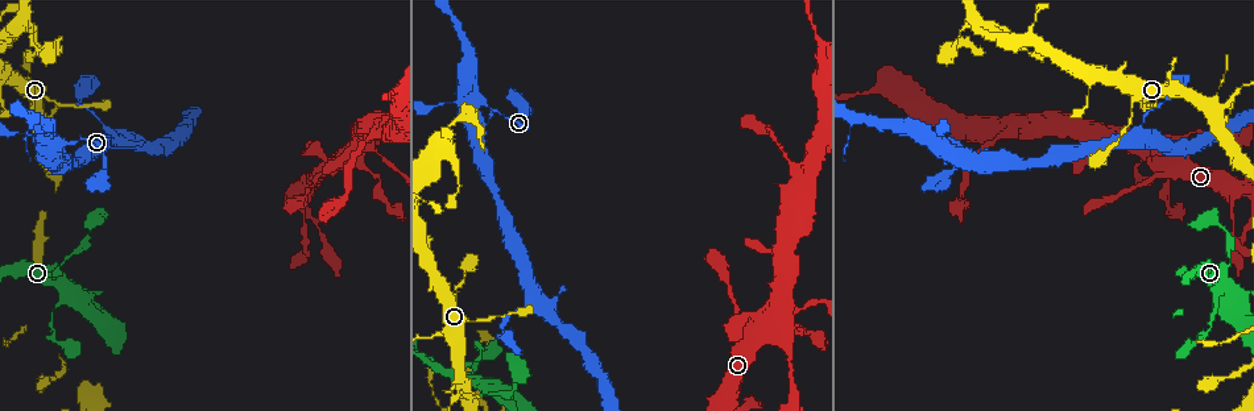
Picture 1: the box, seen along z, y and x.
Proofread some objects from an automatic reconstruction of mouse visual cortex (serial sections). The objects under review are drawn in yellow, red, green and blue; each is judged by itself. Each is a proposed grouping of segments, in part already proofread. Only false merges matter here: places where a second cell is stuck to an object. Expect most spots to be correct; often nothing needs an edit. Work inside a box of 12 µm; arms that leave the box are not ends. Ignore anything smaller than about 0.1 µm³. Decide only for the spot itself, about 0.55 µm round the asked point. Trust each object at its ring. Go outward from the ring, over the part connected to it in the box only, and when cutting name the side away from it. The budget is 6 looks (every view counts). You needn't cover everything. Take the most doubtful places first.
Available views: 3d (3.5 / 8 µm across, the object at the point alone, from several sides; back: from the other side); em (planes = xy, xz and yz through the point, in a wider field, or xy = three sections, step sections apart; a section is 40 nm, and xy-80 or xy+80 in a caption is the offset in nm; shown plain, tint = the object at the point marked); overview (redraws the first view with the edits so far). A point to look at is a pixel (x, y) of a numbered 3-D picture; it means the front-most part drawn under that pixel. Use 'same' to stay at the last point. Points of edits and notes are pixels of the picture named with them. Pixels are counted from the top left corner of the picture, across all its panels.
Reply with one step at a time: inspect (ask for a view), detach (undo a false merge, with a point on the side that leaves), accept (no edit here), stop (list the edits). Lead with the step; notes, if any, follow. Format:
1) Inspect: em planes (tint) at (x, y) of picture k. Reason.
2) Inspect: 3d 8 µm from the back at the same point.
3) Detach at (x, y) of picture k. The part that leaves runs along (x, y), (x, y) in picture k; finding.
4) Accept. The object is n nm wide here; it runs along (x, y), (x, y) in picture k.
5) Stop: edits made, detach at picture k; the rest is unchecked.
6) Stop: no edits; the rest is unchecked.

Inspect: 3d 3.5 µm at (57, 141) of picture 1. Thin arm on a thick one.

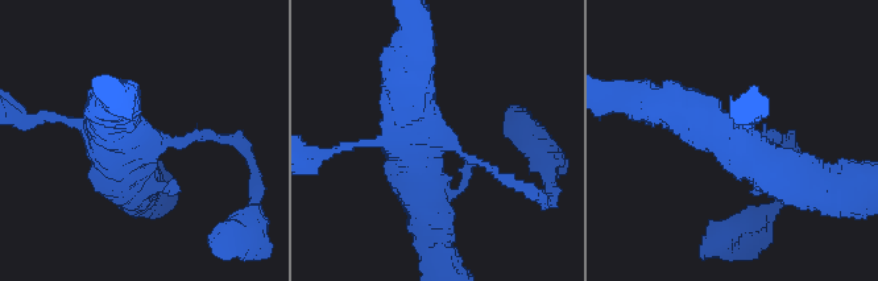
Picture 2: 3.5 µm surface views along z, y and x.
Inspect: em planes (tint) at (146, 145) of picture 2. 4 arms meet here; the arms are 150, 300, 500, 600 nm wide.

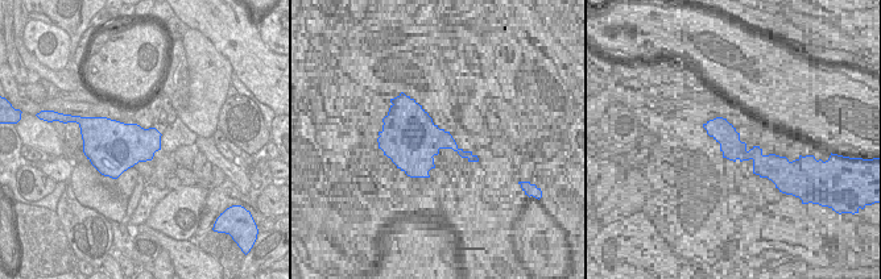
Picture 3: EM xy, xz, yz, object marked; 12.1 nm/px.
Accept. The object is 550 nm wide here; it runs along (224, 137), (150, 141), (123, 157), (131, 181) in picture 2; continuous, no second cell.

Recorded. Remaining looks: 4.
Inspect: 3d 3.5 µm at (460, 376) of picture 1. Side arm on a straight run.

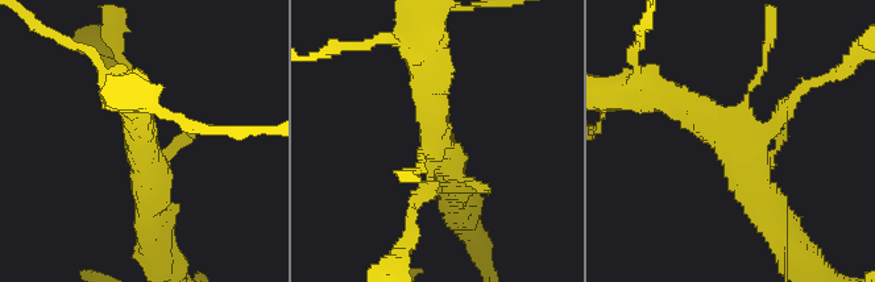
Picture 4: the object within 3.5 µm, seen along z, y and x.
Inspect: em xy step 5 (tint) at (737, 151) of picture 4. Now the EM.

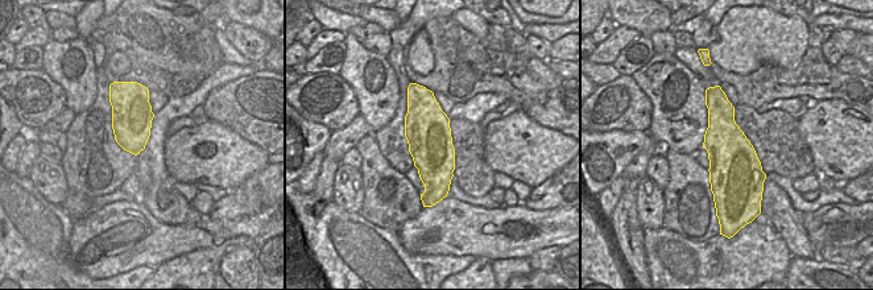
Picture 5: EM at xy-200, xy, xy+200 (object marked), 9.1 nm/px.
Accept. It runs along (671, 96), (753, 169), (776, 229) in picture 4; all the same cell.

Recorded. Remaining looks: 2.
Stop: no edits; the rest is unchecked.

